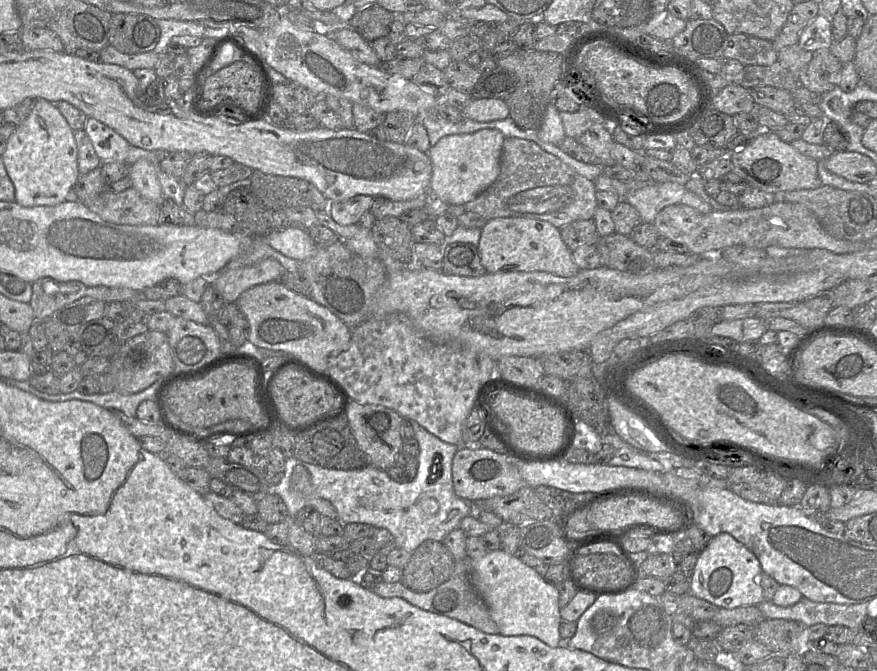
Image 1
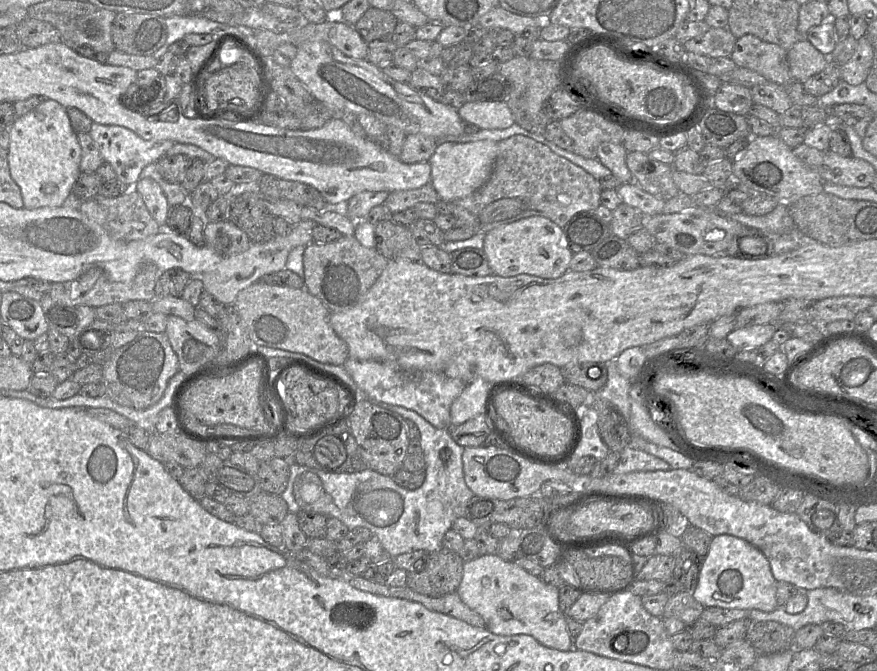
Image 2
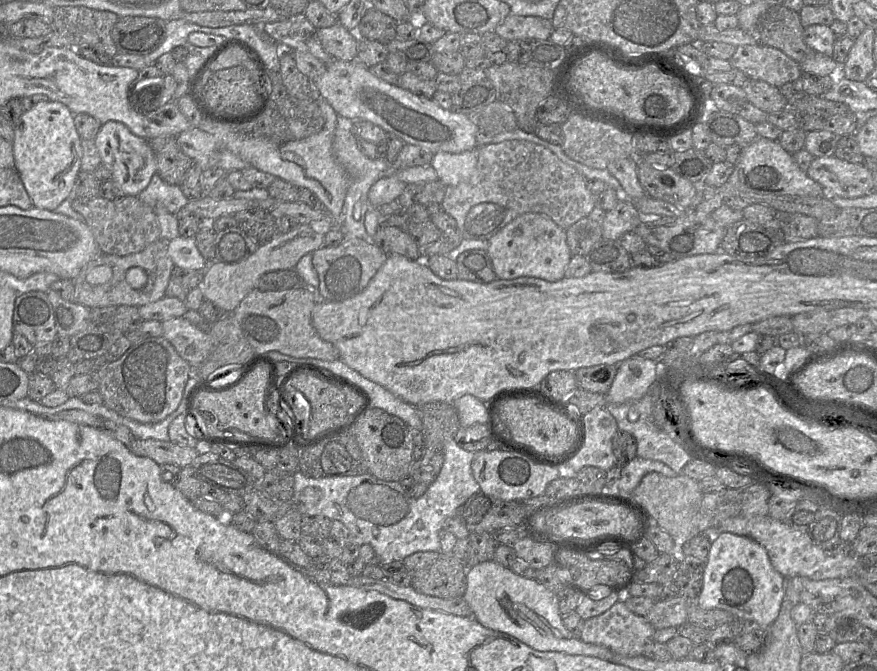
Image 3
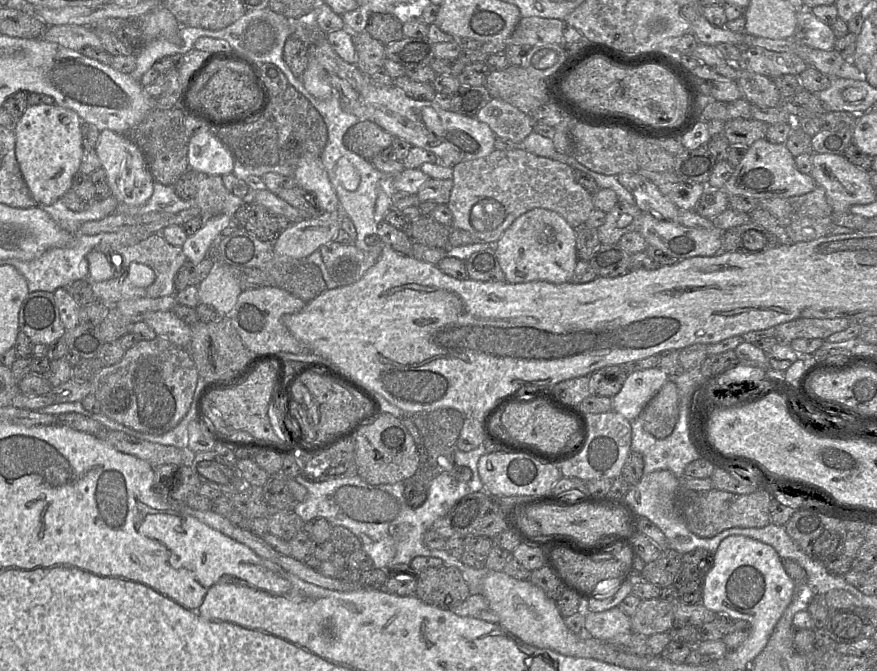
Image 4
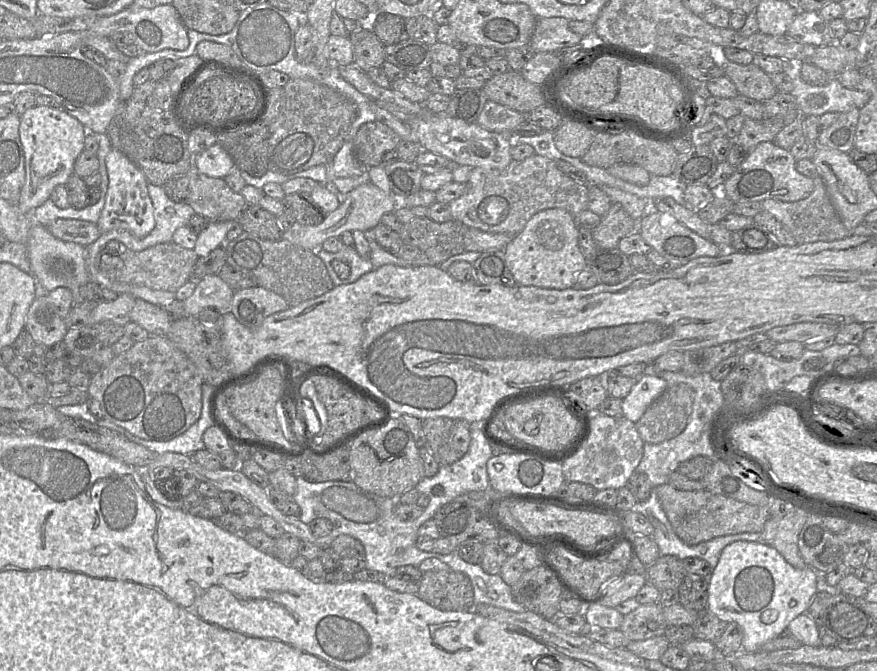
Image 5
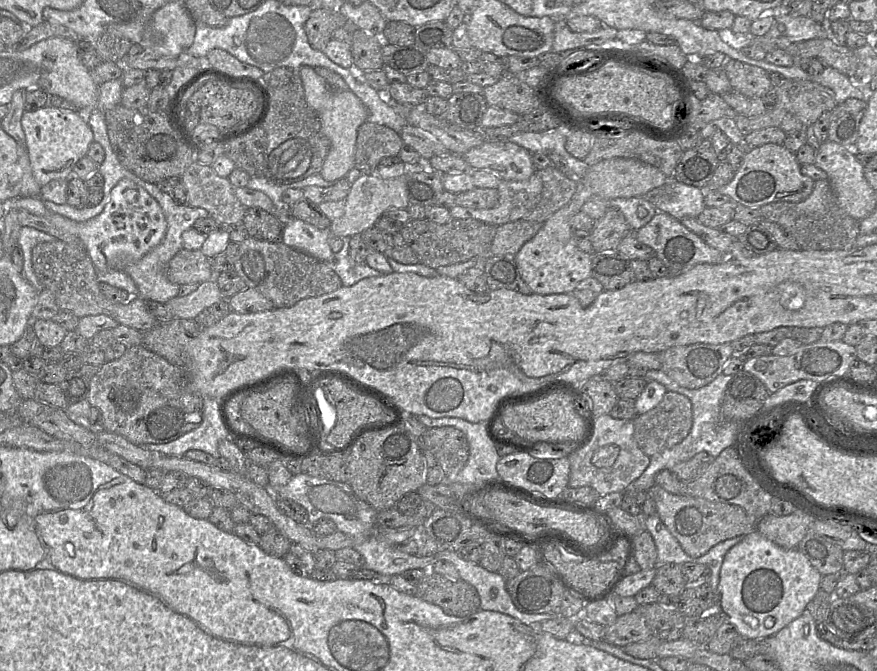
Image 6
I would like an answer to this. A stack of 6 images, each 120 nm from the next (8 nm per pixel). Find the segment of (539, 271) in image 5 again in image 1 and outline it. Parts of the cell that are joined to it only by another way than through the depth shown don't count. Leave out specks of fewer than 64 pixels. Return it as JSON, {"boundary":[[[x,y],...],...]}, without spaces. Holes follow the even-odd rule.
{"boundary":[[[499,217],[488,220],[481,228],[476,248],[487,273],[541,271],[571,277],[580,270],[561,237],[561,230],[540,219]]]}

